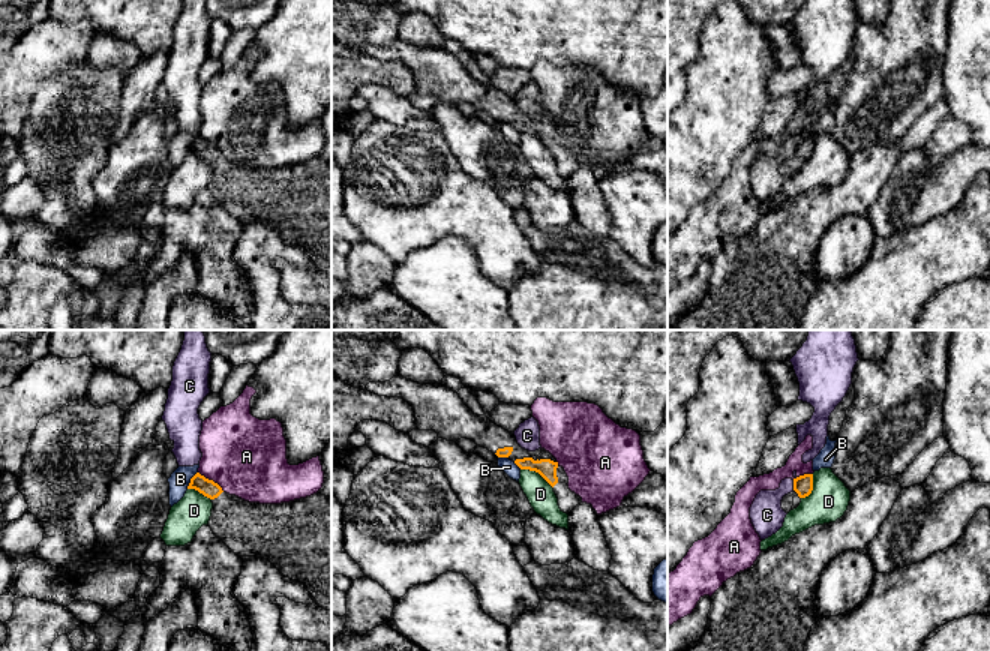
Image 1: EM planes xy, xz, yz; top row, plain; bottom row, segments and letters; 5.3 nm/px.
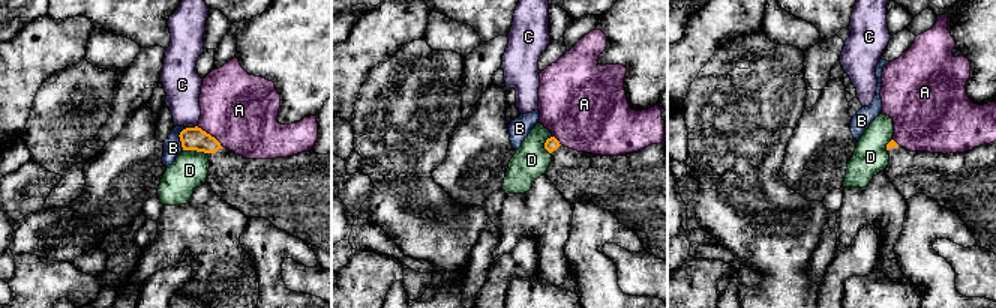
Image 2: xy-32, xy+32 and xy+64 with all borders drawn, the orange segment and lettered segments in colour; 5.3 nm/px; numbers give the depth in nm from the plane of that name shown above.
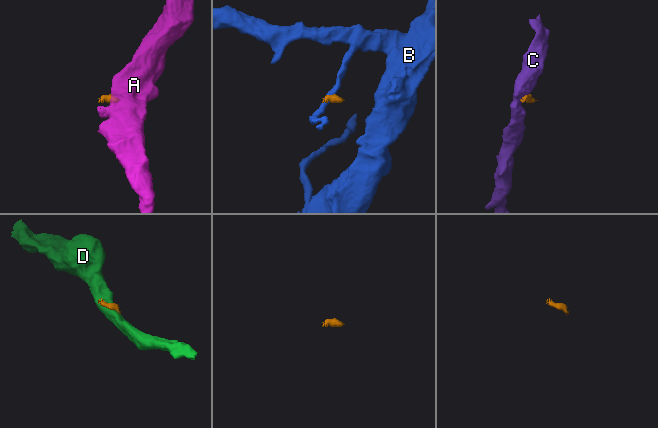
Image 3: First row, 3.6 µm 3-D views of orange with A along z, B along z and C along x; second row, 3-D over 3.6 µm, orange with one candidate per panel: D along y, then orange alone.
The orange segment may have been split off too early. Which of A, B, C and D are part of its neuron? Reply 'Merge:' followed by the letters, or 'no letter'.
Merge: no letter

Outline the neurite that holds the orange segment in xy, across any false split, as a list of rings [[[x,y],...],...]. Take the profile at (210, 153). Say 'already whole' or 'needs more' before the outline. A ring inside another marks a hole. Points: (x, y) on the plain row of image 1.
needs more; [[[196,136],[188,150],[213,166],[208,190],[238,220],[270,225],[285,242],[306,250],[314,267],[332,274],[332,160],[314,158],[280,168],[249,166]]]

